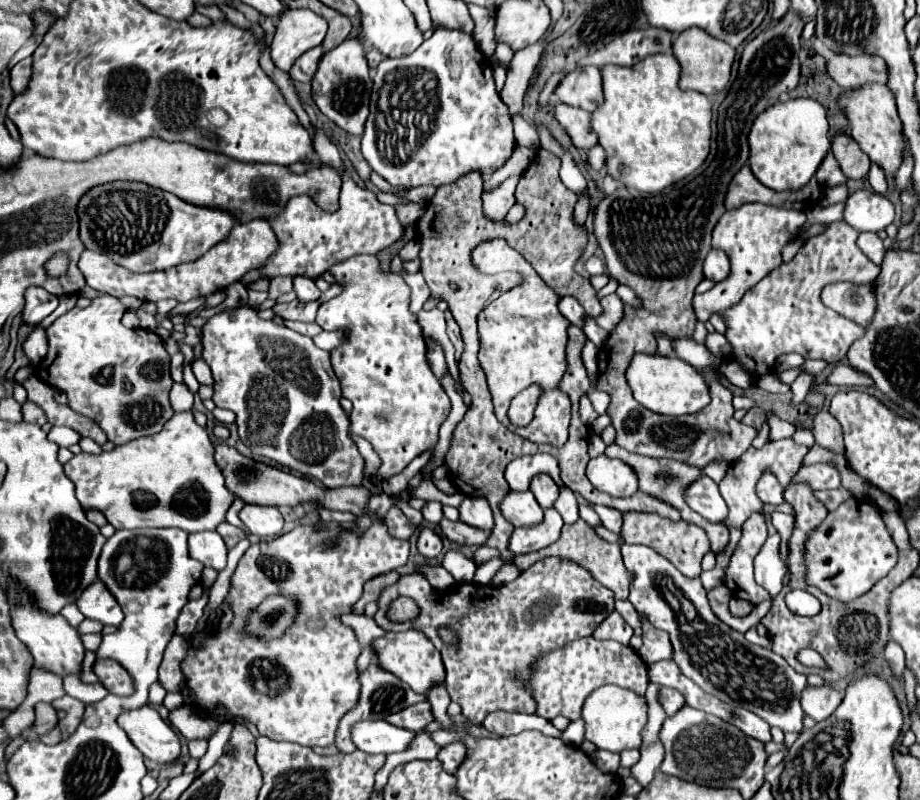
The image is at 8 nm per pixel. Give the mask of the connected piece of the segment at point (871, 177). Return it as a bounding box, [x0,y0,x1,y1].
[867,163,888,194]

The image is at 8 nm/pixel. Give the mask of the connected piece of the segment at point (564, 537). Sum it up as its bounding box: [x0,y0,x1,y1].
[515,520,631,600]

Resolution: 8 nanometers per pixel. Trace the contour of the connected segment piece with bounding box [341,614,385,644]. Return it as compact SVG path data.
M343 614L341 620L355 632L355 636L361 644L371 644L379 636L385 636L385 632L375 624L373 618L367 618L363 614Z

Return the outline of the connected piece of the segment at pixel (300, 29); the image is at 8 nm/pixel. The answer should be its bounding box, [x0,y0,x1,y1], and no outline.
[271,10,327,72]

